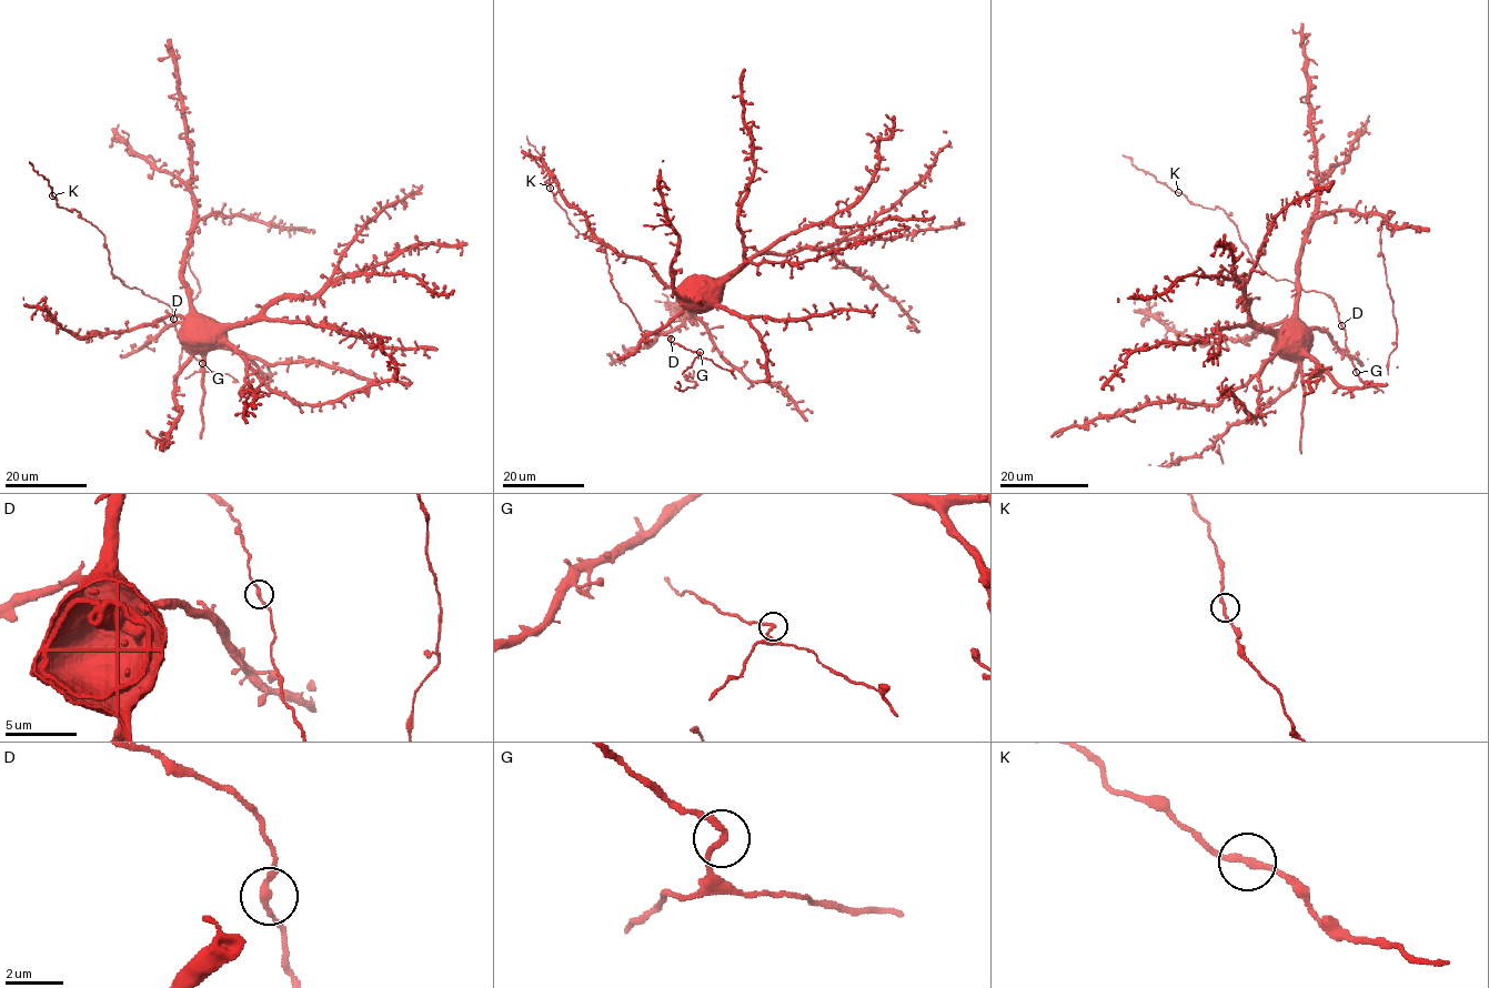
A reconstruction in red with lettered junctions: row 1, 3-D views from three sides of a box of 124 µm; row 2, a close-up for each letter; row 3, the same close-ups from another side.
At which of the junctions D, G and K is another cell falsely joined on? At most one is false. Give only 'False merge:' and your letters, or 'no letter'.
False merge: no letter

